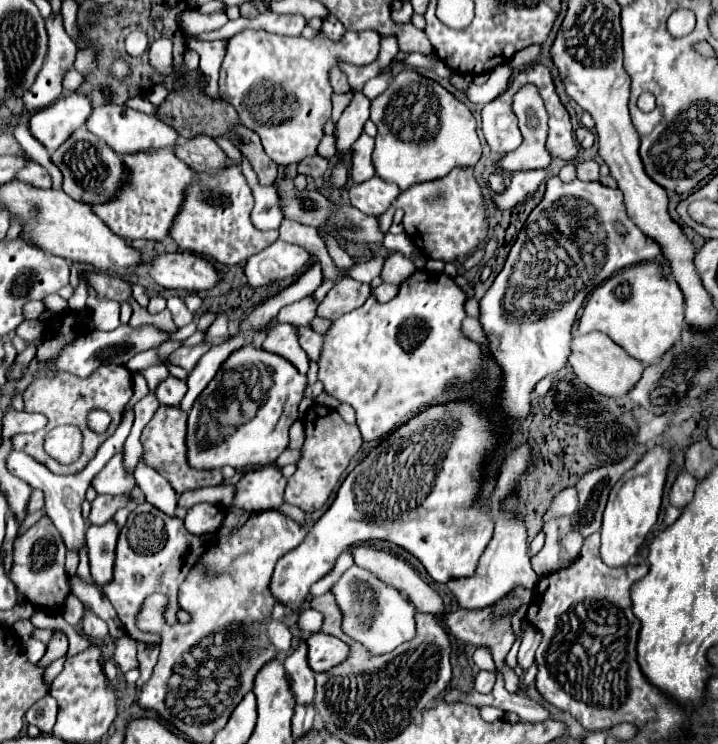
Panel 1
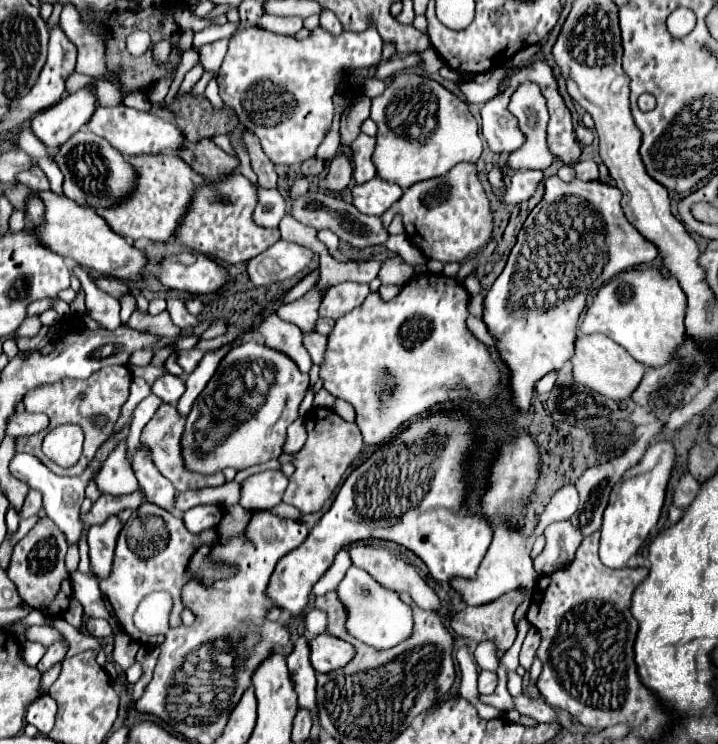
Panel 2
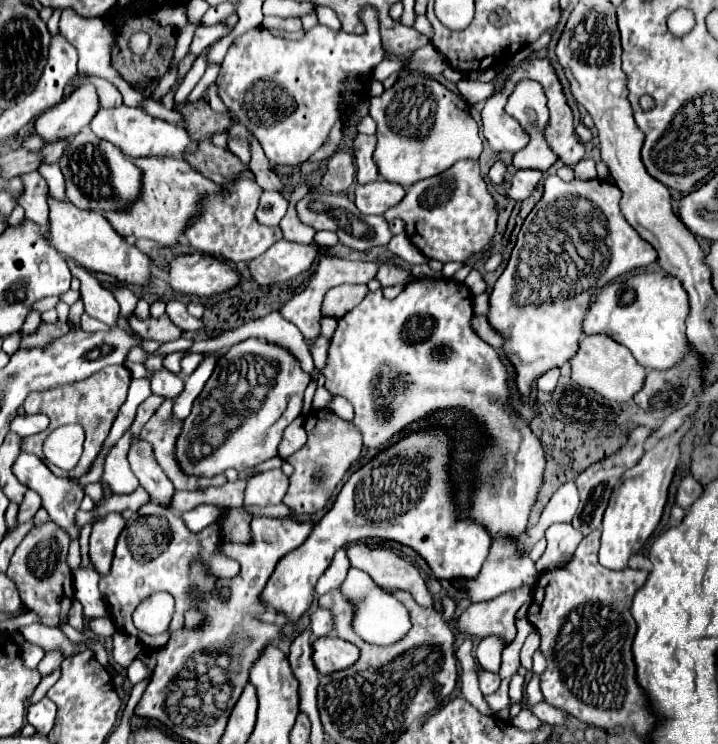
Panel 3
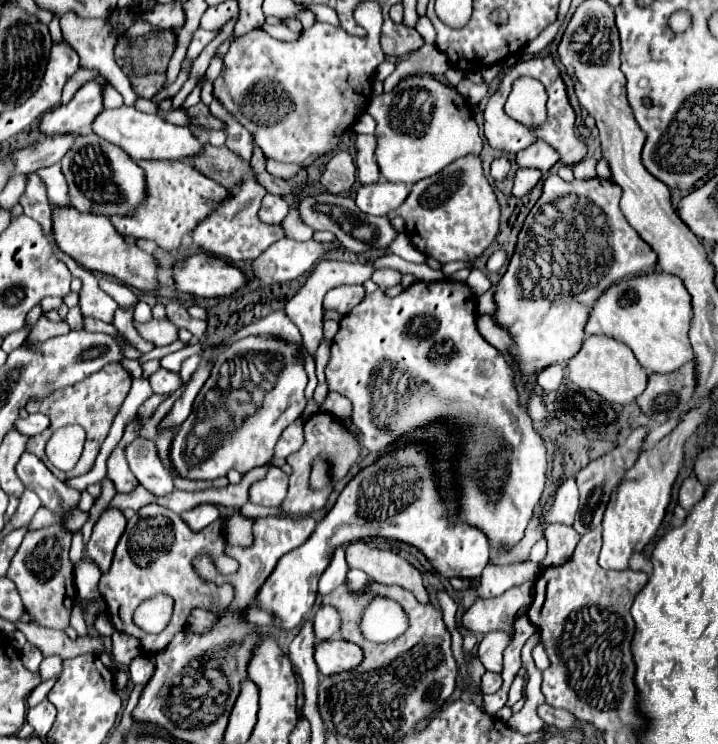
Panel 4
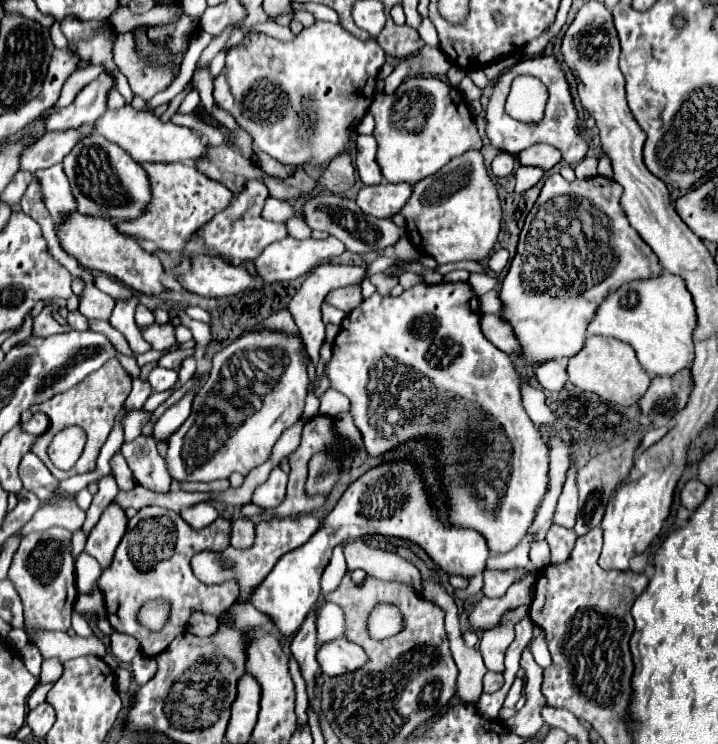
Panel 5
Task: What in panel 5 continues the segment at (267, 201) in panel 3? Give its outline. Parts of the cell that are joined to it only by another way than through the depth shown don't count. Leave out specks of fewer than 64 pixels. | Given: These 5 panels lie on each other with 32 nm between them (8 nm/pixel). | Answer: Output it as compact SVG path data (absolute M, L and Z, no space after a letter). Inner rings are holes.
M272 196L268 198L268 204L264 208L264 216L268 220L280 220L280 222L284 222L284 220L292 218L294 214L296 214L296 210L290 204L284 204L282 200L276 200Z

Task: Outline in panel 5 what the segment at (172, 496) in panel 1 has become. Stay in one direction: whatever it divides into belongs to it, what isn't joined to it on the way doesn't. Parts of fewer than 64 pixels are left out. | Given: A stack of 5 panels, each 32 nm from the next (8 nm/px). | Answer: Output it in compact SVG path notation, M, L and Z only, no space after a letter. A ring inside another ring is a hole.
M138 436L132 442L122 444L122 456L126 458L138 484L156 490L160 494L172 490L172 478L166 468L164 458L158 452L156 440L152 436Z

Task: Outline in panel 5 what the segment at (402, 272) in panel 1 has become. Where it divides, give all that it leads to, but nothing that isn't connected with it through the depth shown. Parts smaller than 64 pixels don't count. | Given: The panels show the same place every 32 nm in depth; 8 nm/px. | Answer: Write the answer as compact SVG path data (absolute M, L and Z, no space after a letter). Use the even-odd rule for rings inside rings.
M374 274L374 276L370 276L370 282L376 286L378 294L388 296L390 290L398 284L398 276L390 276L390 274Z

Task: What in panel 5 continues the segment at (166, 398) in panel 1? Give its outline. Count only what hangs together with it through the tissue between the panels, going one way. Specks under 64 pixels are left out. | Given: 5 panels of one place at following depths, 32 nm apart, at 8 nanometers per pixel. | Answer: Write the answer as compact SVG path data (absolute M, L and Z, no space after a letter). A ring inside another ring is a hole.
M156 366L150 370L148 374L148 382L152 386L154 392L164 392L168 388L172 388L178 380L178 374L176 370L170 370L170 368L162 368L162 366Z

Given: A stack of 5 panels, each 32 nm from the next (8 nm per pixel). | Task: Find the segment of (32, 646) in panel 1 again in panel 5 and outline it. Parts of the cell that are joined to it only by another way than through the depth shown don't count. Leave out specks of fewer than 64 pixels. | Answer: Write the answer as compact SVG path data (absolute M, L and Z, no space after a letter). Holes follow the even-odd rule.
M28 643L20 650L20 654L27 670L35 677L39 677L43 658L38 648L35 645Z

